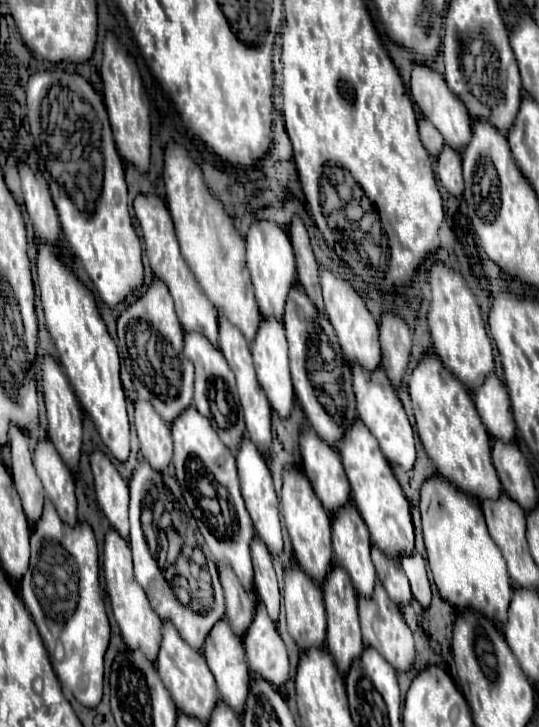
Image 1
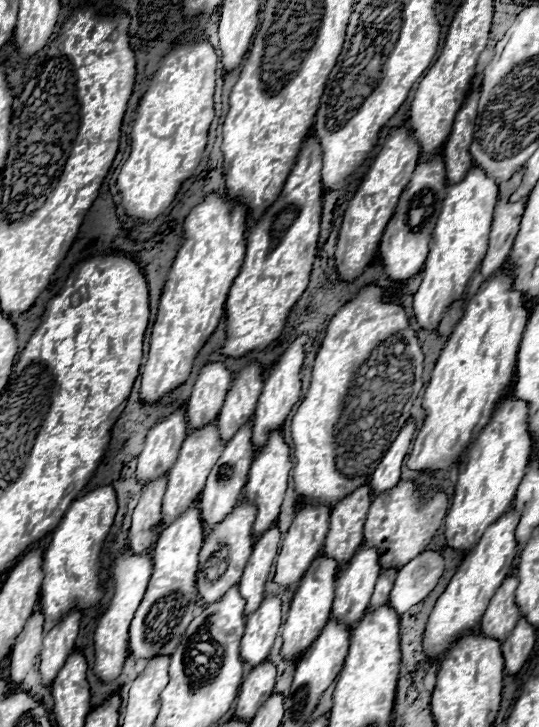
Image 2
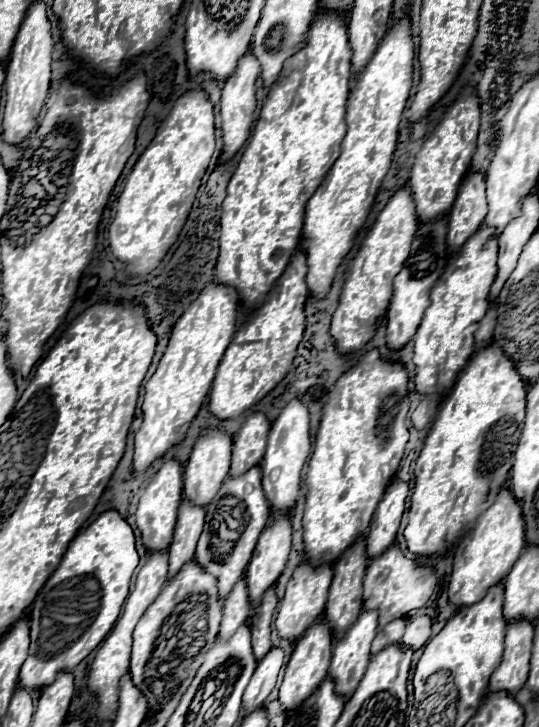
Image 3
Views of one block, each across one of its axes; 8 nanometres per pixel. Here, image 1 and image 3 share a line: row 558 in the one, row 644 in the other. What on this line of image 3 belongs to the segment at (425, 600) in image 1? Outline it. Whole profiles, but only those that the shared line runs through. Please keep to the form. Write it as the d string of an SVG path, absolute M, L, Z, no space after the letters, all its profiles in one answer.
M420 616L416 620L412 620L408 626L406 626L406 634L402 638L402 646L408 650L418 650L422 648L428 640L430 640L430 634L432 634L432 620L428 616Z

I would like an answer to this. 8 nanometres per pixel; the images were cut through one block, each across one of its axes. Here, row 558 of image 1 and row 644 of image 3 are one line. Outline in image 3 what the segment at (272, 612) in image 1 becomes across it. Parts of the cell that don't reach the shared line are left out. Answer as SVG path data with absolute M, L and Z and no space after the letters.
M270 588L260 606L254 610L254 620L252 620L252 648L254 648L254 656L258 660L262 660L270 650L272 650L272 642L270 642L270 624L272 624L272 614L276 608L276 592L274 588Z

